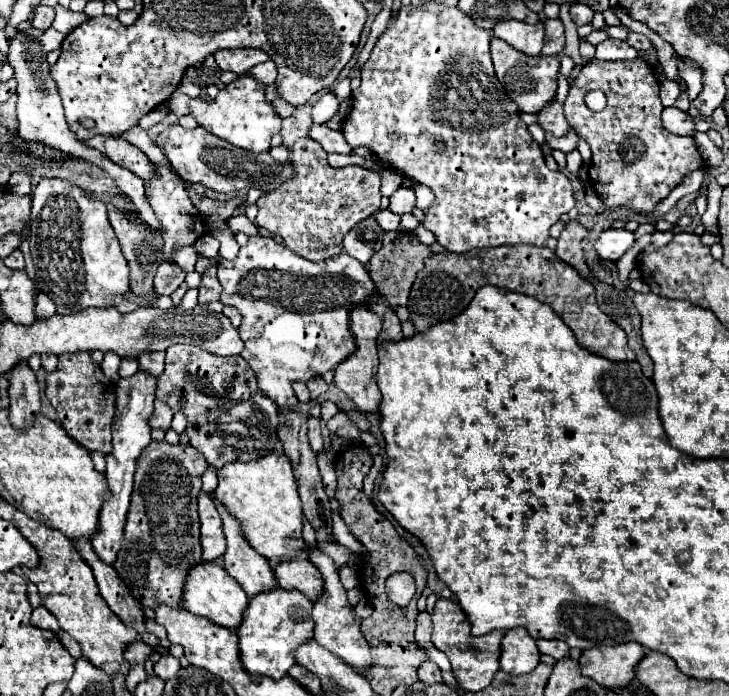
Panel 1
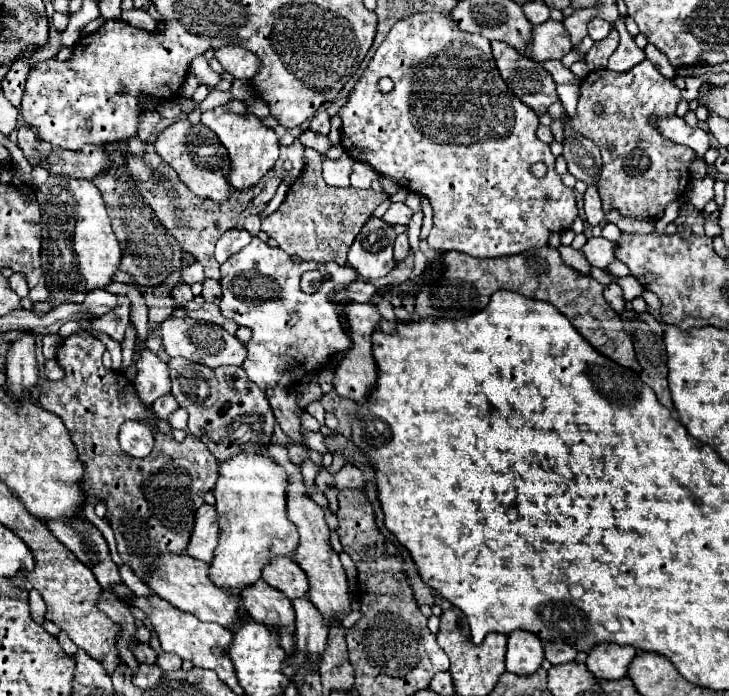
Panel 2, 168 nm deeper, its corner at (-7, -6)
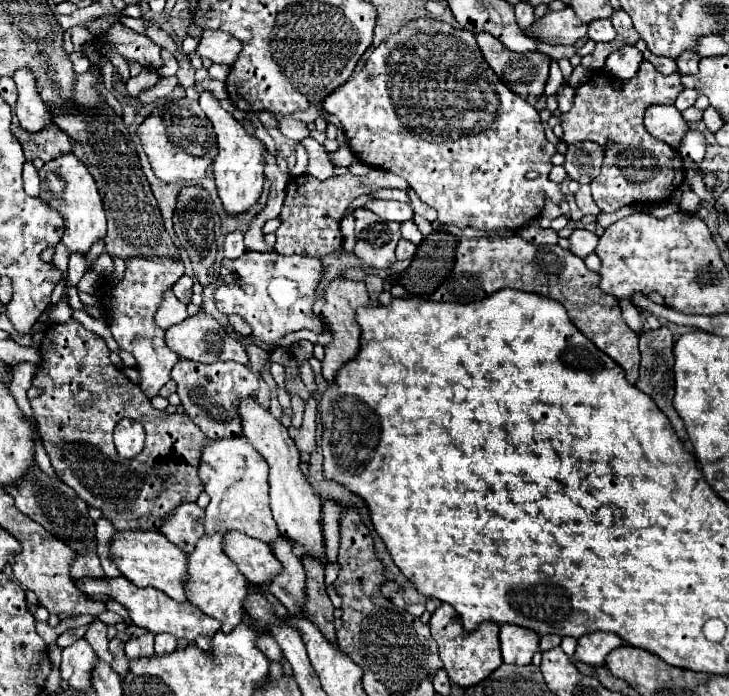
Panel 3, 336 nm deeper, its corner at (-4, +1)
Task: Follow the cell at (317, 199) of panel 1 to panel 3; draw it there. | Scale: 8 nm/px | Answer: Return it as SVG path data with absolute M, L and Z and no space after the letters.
M372 169L368 175L358 177L352 173L334 175L326 181L318 181L312 175L298 175L286 187L286 199L282 205L282 213L278 215L280 227L276 229L276 251L284 255L312 255L318 259L340 255L344 251L344 237L340 233L340 221L350 207L350 203L366 193L374 193L378 189L406 189L408 183L394 173L380 173Z

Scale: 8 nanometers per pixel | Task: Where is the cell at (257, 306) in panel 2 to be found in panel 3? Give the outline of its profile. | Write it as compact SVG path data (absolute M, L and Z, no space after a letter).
M244 251L238 259L222 259L220 265L220 275L218 275L218 285L214 291L216 307L224 315L240 315L246 319L246 323L252 327L252 335L266 343L272 345L272 351L278 347L278 341L286 337L288 333L300 331L300 329L310 329L314 333L324 333L326 325L320 315L314 313L312 305L316 301L316 289L318 283L324 275L324 265L316 257L304 257L304 255L280 255L276 251Z

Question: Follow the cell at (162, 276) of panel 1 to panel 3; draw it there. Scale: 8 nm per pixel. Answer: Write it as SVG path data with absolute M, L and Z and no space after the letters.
M182 275L176 283L174 283L174 295L182 301L182 303L190 303L190 297L192 297L192 277L188 275Z

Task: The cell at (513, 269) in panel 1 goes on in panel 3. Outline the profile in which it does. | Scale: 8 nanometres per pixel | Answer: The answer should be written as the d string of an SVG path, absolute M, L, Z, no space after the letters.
M520 235L462 239L456 247L456 263L444 283L428 297L432 301L472 303L500 289L520 289L560 301L572 323L624 371L630 383L638 379L638 335L624 323L618 299L600 291L600 275L590 271L584 261L558 245L532 245Z

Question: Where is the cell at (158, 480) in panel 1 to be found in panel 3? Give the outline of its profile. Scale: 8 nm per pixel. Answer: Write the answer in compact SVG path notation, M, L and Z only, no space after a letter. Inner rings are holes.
M76 319L66 323L52 325L46 329L40 353L42 363L38 365L38 373L34 375L32 385L42 389L42 393L32 399L34 419L40 429L40 439L50 455L54 471L60 479L76 491L92 507L96 505L106 519L112 521L116 533L126 531L160 531L162 523L174 515L174 511L186 503L186 499L198 499L204 491L204 485L198 477L198 465L202 457L202 449L206 447L208 439L204 433L192 423L192 419L184 413L166 415L166 411L158 411L150 405L150 399L142 393L142 389L132 383L122 369L106 363L108 359L108 345L106 341L84 329ZM116 417L130 417L140 421L146 429L146 445L144 451L132 459L124 459L116 453L112 443L112 431L116 425Z

